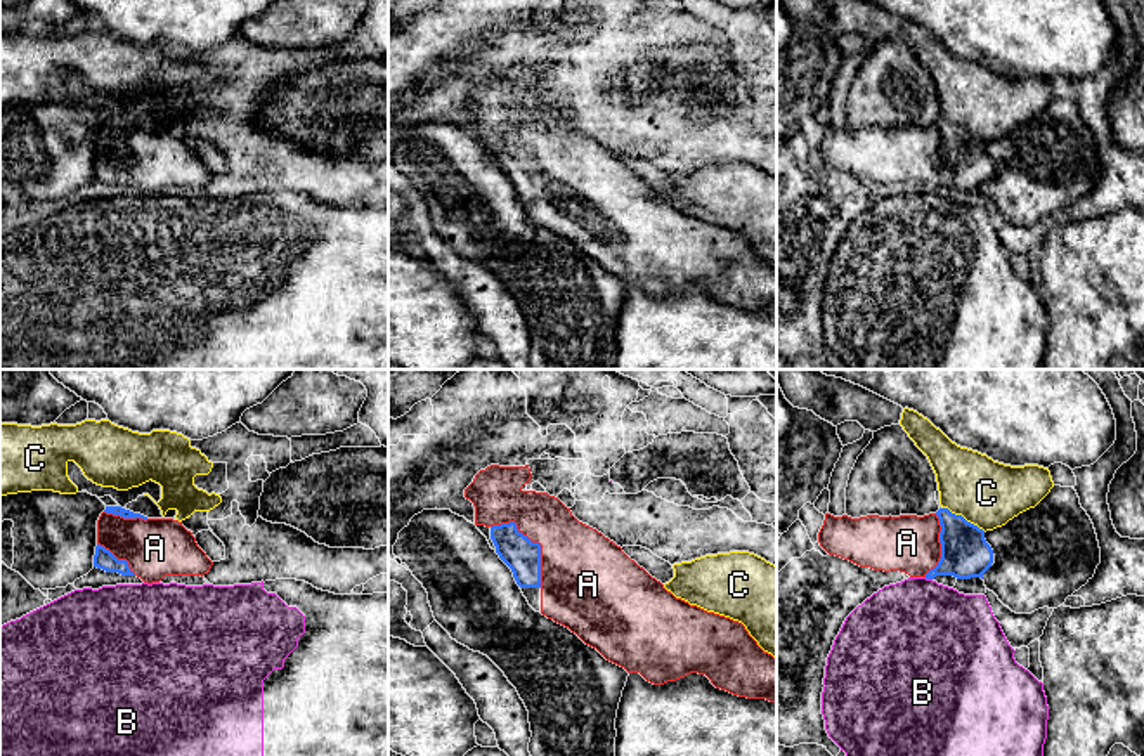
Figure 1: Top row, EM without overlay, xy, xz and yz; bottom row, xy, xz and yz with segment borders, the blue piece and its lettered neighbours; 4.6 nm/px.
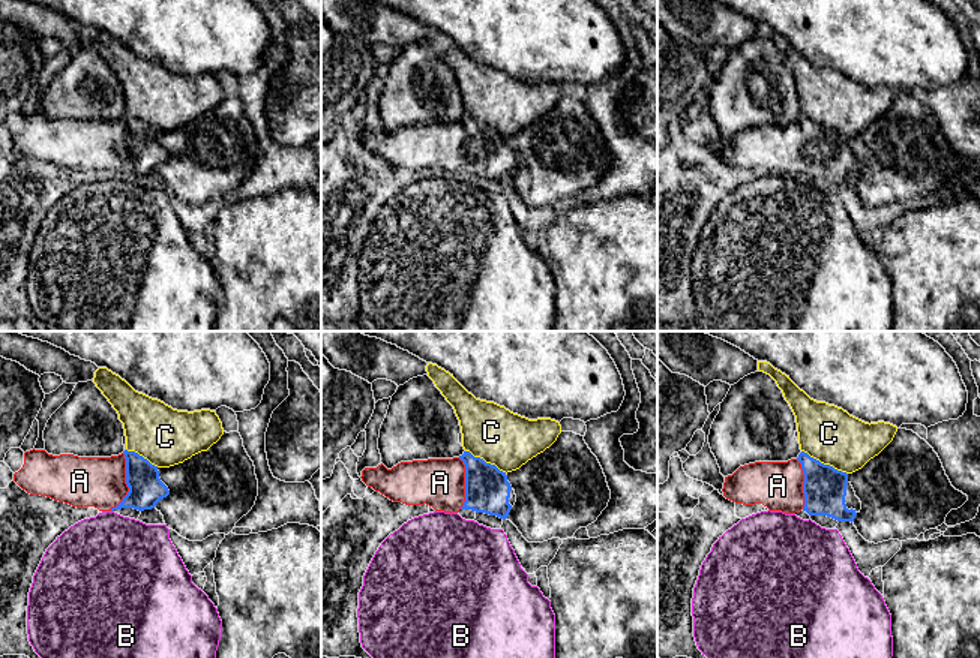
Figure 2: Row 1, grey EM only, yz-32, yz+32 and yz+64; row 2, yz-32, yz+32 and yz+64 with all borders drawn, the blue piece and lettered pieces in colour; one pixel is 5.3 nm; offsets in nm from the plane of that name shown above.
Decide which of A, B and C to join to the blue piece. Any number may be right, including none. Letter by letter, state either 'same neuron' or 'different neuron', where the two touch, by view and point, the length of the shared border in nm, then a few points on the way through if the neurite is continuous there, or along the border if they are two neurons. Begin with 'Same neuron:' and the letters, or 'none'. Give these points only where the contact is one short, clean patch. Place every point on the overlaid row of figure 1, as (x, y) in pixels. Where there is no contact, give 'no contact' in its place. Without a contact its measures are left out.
Same neuron: A
A: same neuron; meets blue in xz at (536, 543); contact 380 nm long
B: different neuron; meets blue in yz at (928, 578); contact 40 nm long; border along yz (924, 578), (931, 580)
C: different neuron; meets blue in yz at (962, 517); contact 240 nm long

